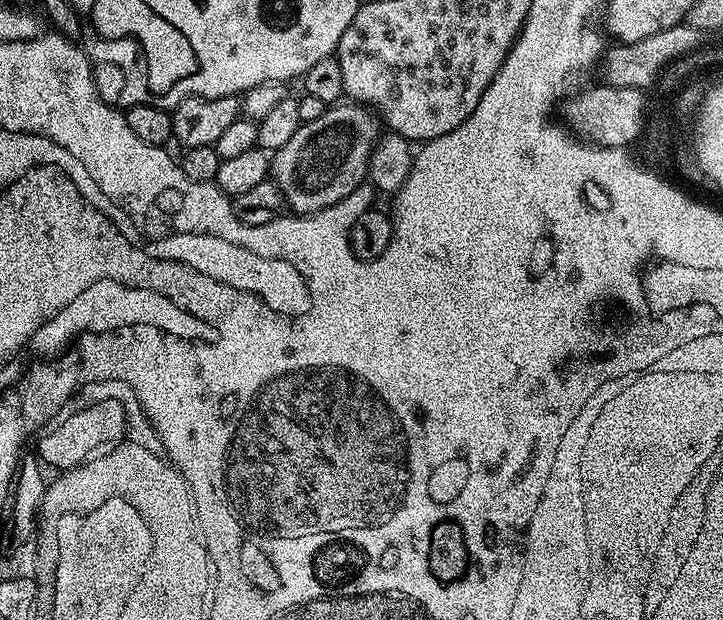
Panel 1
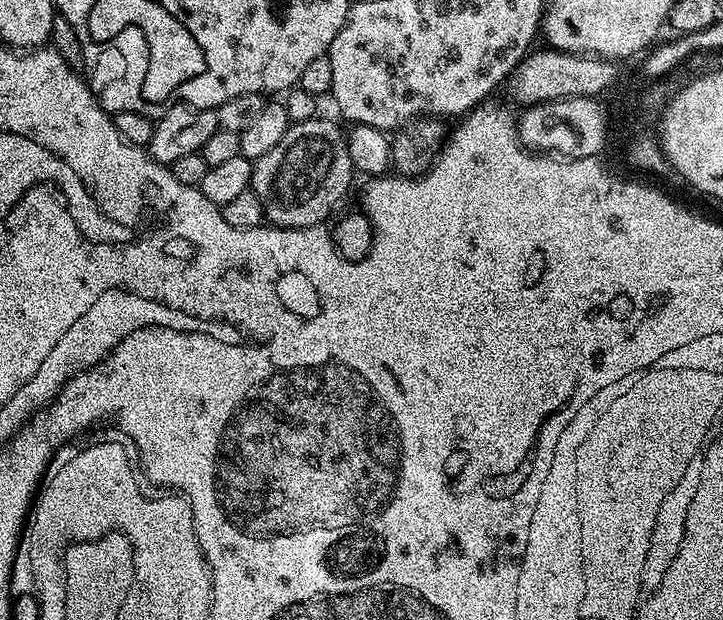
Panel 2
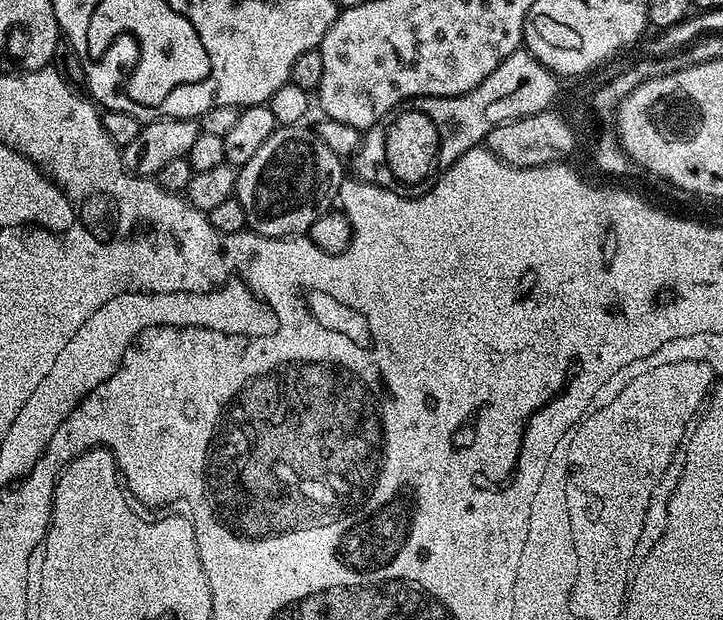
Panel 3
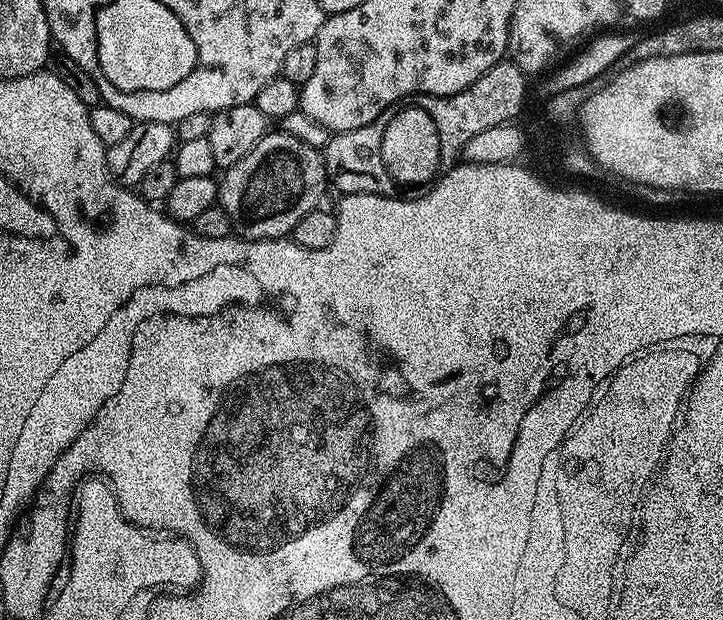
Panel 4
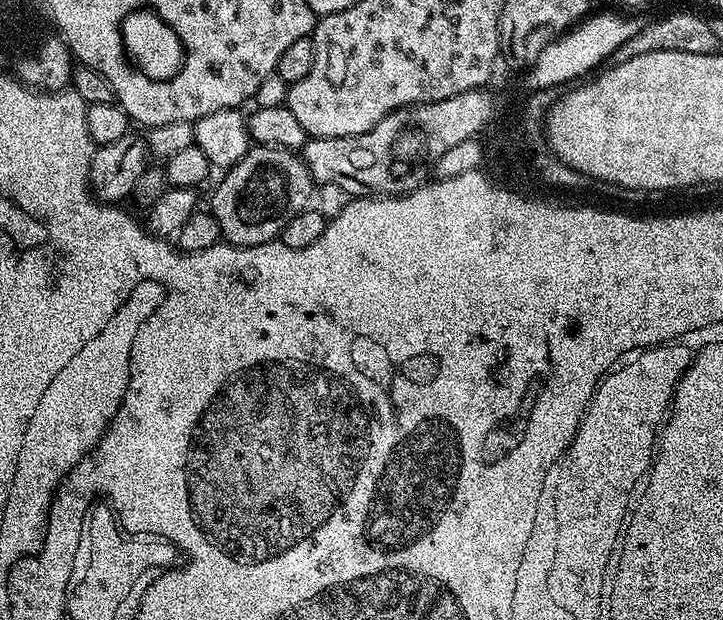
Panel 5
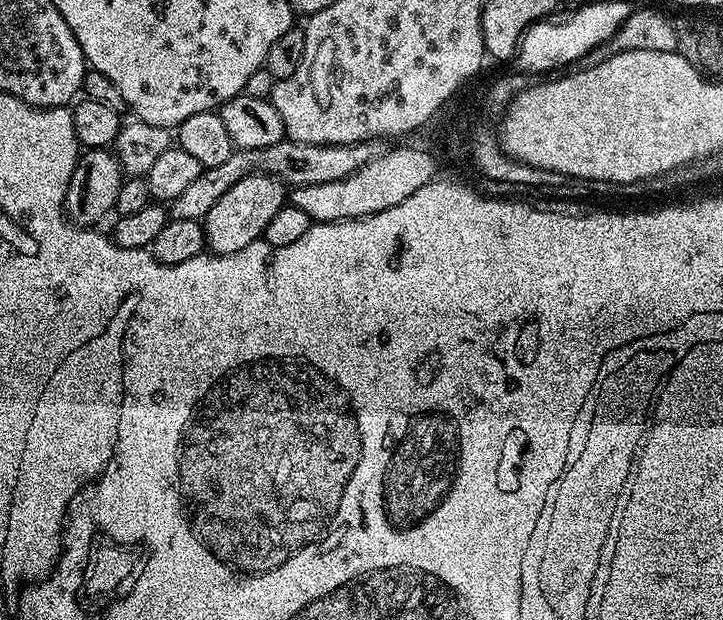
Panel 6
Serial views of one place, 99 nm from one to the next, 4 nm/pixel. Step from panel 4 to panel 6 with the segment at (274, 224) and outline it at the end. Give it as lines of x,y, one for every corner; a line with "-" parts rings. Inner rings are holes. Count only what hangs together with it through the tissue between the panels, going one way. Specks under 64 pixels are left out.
254,172
242,178
242,182
234,182
234,186
230,186
230,190
226,190
226,194
222,194
214,206
210,206
210,214
206,214
202,221
207,251
221,256
234,254
242,250
242,246
250,246
250,242
263,237
266,226
270,226
270,218
274,218
274,214
285,206
286,185
275,176

